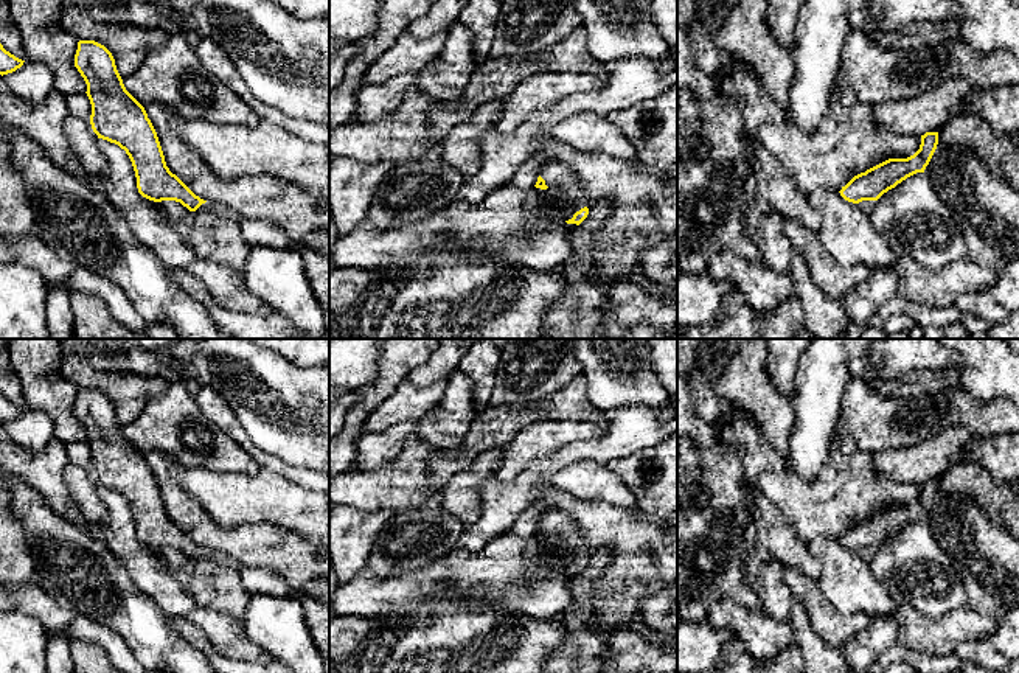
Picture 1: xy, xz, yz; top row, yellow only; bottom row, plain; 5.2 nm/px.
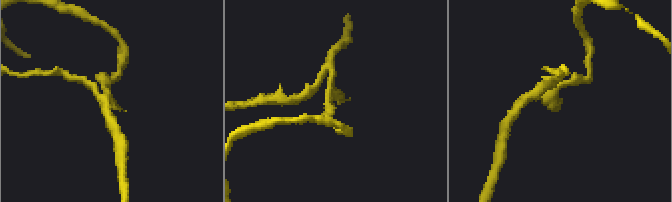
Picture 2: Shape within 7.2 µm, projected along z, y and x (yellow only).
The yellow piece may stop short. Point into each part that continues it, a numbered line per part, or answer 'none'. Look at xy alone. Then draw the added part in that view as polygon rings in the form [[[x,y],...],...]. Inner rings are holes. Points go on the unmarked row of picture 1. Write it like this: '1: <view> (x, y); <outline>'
none

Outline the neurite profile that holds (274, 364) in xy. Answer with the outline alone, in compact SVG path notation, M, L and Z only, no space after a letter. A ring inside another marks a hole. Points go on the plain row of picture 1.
M137 339L61 340L65 354L76 354L96 370L158 376L183 384L193 396L210 385L225 399L258 449L294 468L329 472L329 365L297 367L247 339L182 340L155 350L141 348ZM308 395L320 401L317 410L303 404Z

